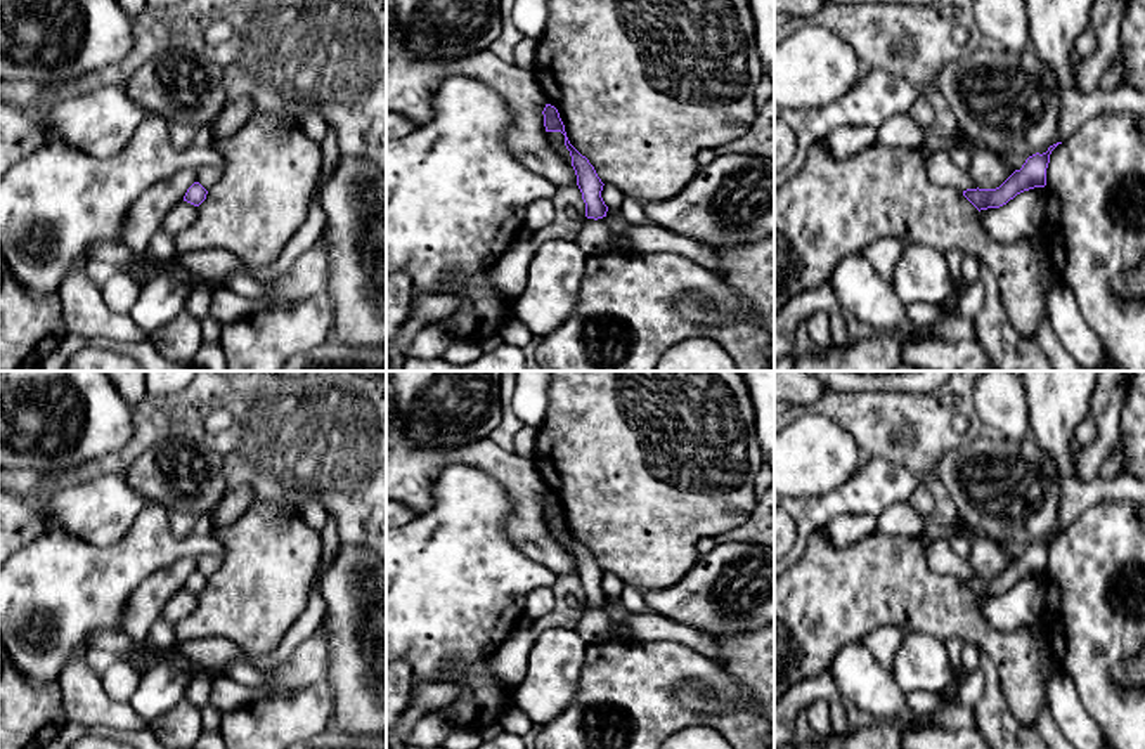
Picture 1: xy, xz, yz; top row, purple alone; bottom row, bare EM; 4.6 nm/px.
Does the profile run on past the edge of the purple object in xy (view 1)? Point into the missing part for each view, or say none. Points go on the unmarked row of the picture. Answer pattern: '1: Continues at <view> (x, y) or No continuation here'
1: No continuation here

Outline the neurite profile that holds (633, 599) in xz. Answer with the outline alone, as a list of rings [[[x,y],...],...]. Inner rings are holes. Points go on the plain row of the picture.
[[[624,584],[620,598],[622,605],[631,612],[631,614],[648,614],[650,609],[644,600],[644,591]]]

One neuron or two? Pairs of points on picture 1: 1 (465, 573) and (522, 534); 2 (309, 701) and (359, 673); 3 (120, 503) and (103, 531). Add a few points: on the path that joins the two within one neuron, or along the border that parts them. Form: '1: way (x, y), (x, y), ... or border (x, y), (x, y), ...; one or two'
1: border (511, 500), (504, 533), (522, 552), (544, 566); two
2: border (328, 683), (333, 690), (335, 720); two
3: way (113, 510), (103, 524); one

